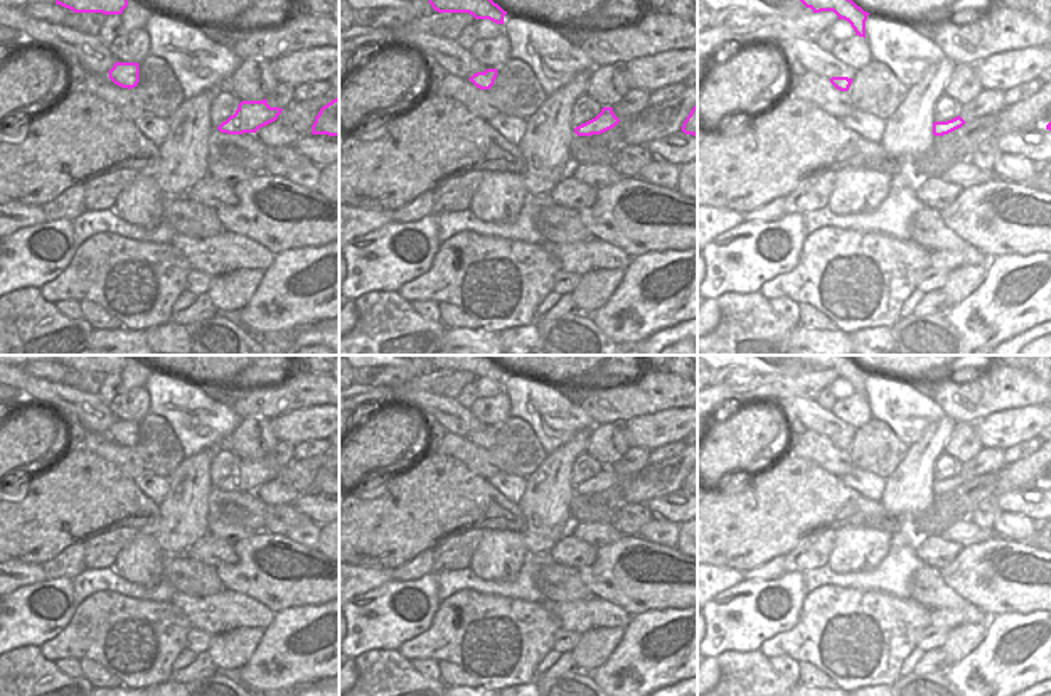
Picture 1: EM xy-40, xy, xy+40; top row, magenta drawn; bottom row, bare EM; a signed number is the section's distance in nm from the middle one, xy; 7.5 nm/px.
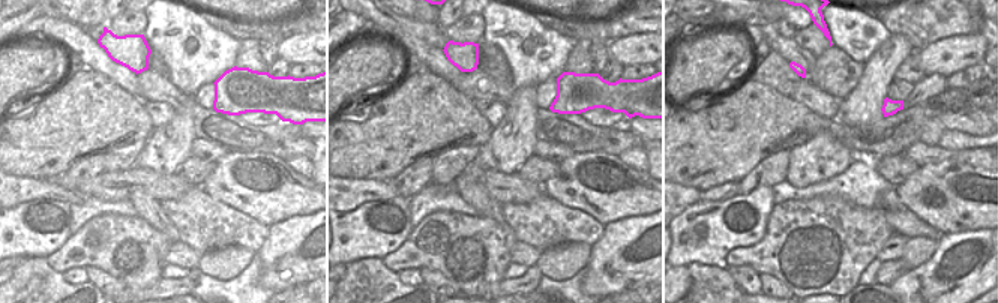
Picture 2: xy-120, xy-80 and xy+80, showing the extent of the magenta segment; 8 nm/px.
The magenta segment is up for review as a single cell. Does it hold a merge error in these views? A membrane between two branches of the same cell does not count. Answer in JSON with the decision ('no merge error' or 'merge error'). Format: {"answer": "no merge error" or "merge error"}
{"answer": "no merge error"}

